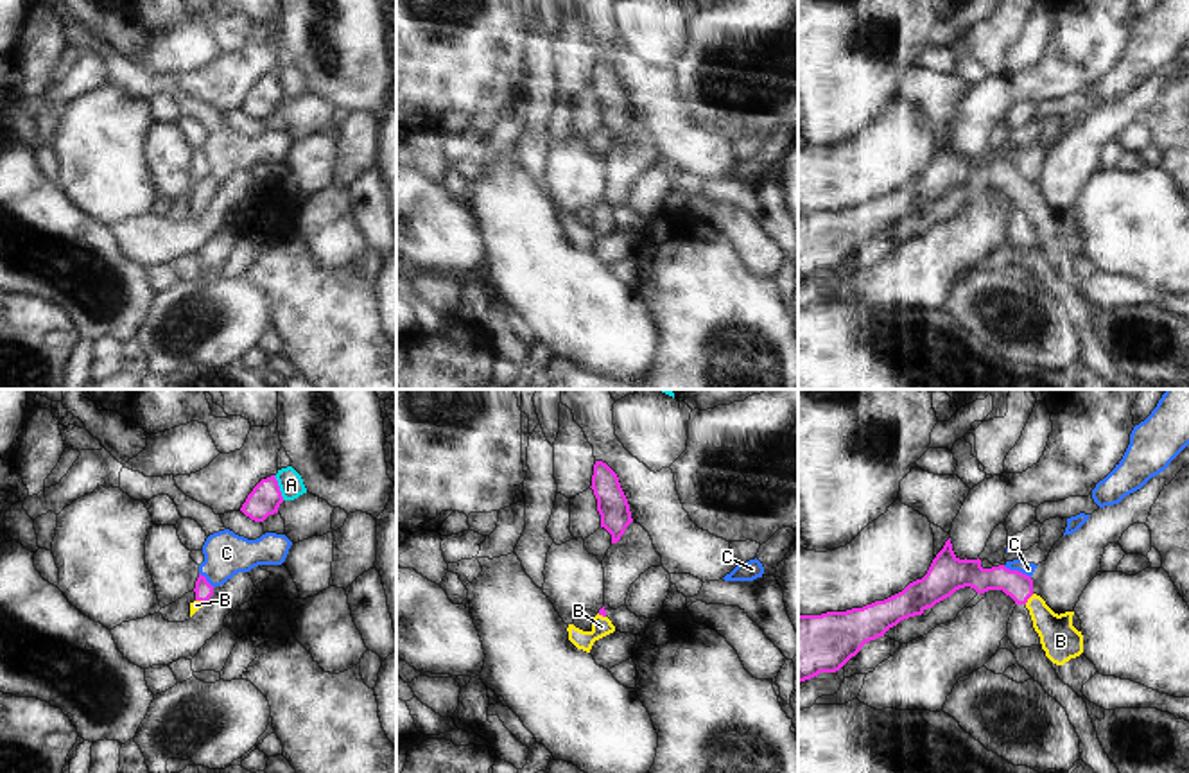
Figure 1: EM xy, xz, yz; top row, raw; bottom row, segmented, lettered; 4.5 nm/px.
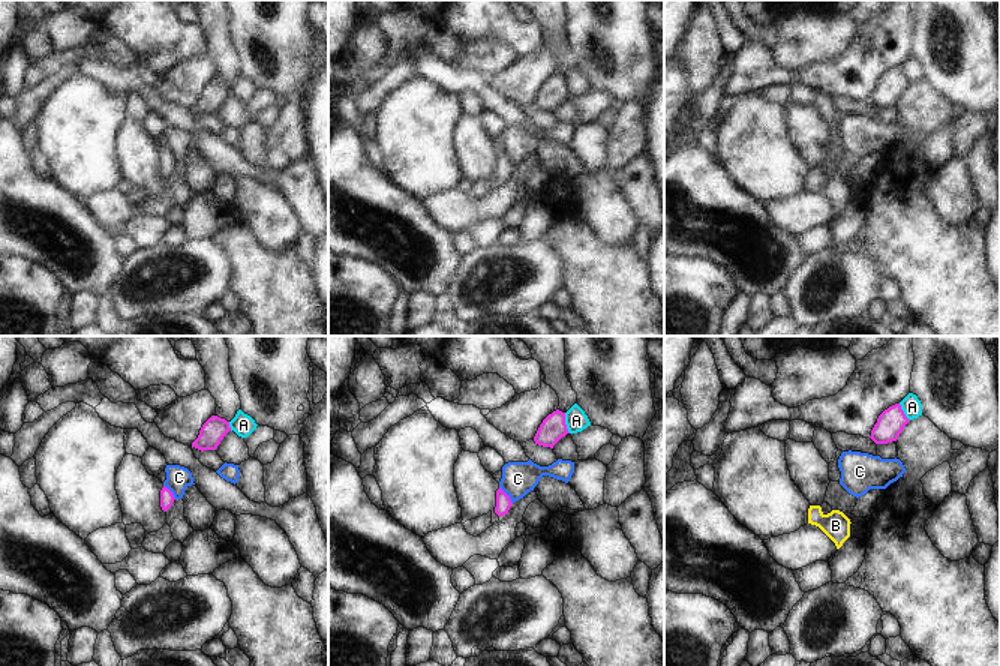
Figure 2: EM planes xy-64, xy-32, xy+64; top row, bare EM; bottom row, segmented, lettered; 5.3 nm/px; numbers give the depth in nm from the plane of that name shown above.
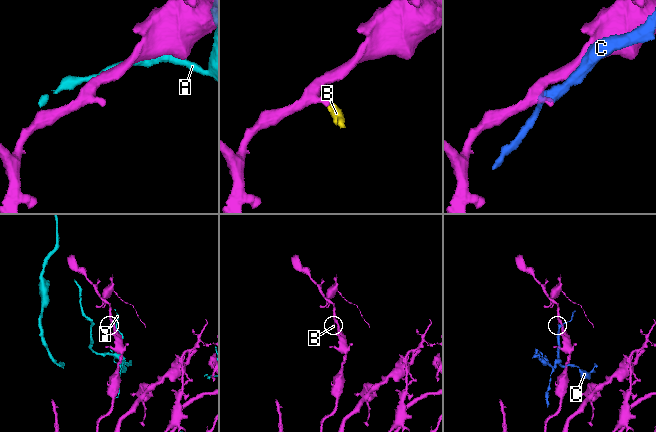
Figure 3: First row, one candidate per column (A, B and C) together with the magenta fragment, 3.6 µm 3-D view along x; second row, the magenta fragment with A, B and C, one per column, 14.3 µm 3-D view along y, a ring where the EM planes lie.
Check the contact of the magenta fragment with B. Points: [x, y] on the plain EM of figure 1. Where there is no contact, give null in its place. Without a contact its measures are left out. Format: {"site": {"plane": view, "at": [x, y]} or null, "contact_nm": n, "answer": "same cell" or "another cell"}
{"site": {"plane": "yz", "at": [1028, 196]}, "contact_nm": 60, "answer": "same cell"}

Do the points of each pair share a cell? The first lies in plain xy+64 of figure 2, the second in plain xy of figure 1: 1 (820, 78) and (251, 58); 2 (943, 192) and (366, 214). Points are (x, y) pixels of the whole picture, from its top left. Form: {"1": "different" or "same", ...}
{"1": "same", "2": "different"}

